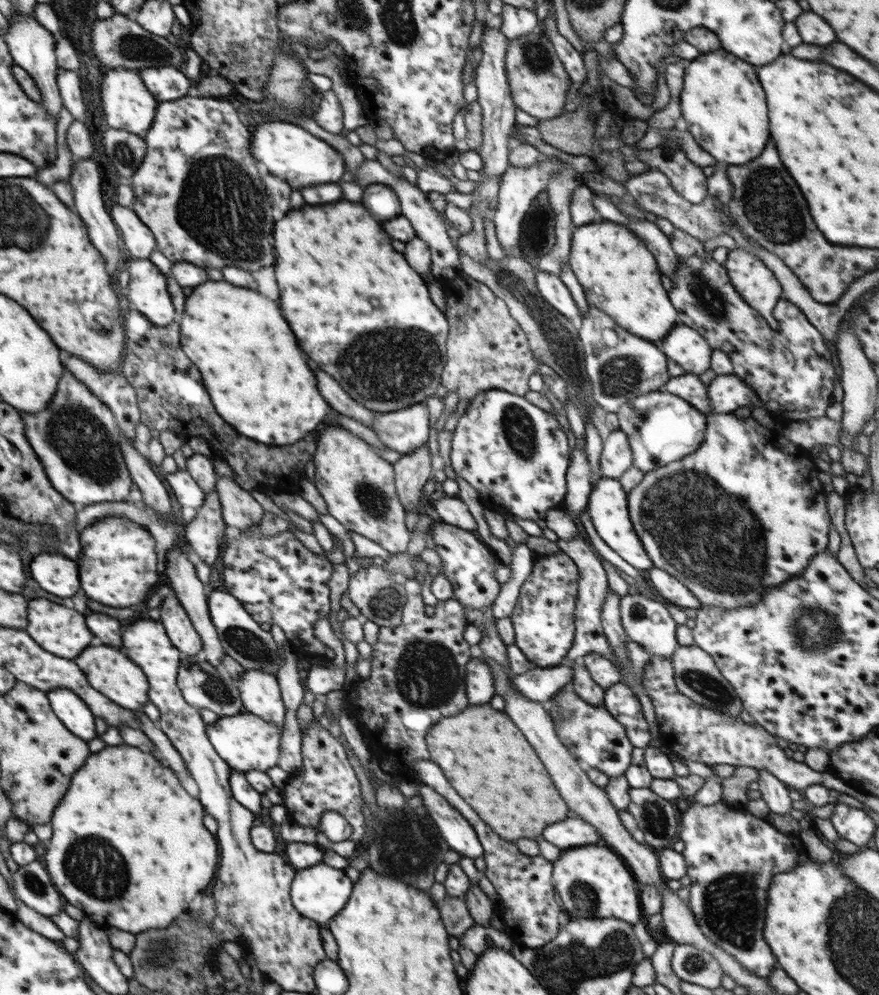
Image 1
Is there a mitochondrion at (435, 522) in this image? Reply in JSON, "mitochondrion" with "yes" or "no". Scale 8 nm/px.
{"mitochondrion":"no"}

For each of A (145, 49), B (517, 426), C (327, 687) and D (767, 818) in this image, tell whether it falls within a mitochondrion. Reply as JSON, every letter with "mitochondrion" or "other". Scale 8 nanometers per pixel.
{"A":"mitochondrion","B":"mitochondrion","C":"other","D":"other"}

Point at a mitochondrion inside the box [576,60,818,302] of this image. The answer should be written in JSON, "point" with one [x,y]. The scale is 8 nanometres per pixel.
{"point":[765,189]}

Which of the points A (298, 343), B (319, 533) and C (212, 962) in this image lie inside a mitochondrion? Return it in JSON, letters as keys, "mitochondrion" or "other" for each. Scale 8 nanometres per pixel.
{"A":"other","B":"other","C":"other"}

